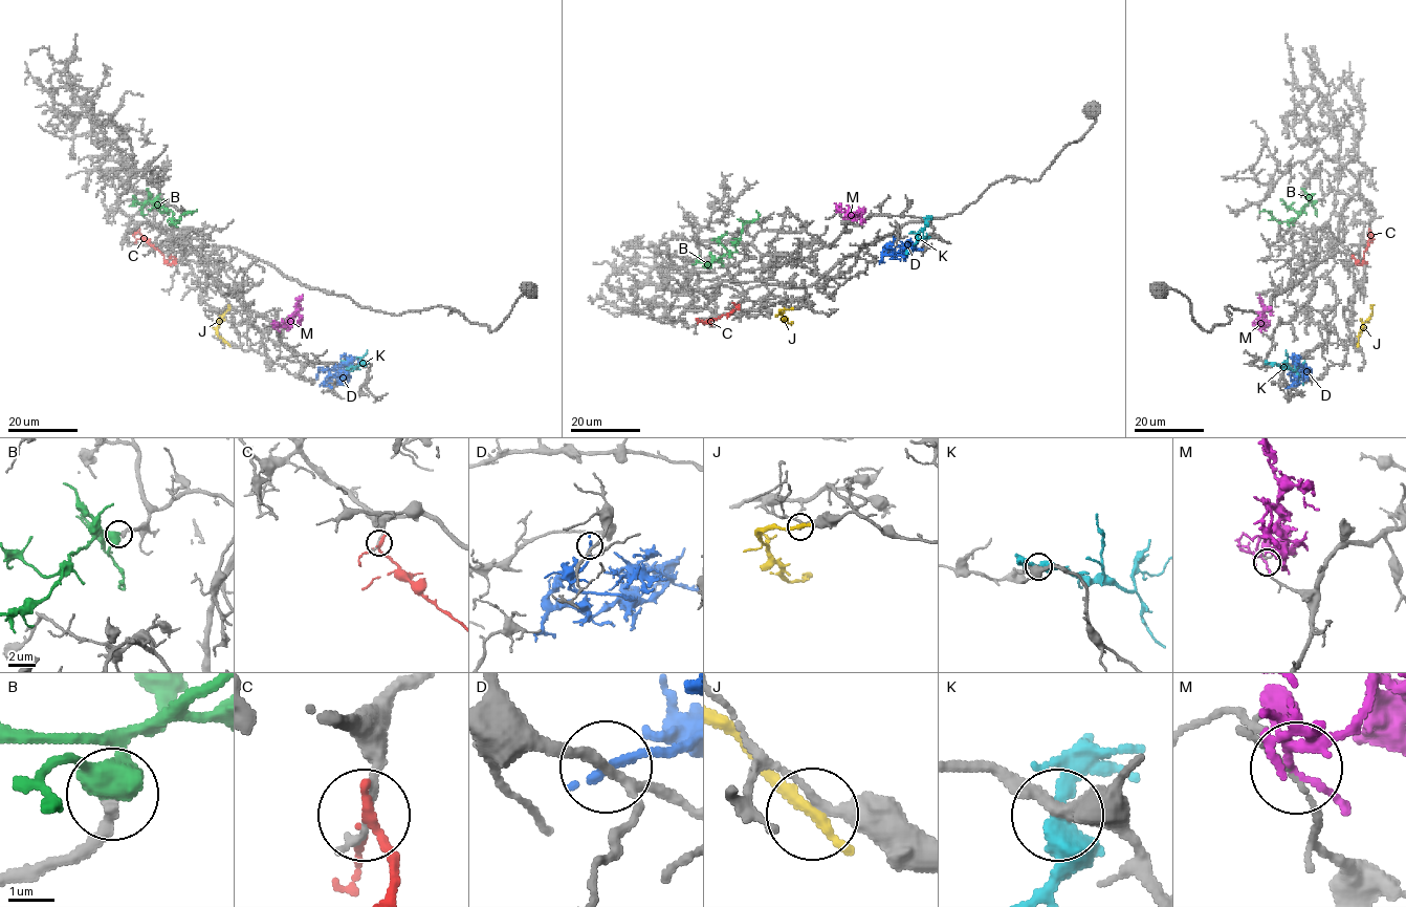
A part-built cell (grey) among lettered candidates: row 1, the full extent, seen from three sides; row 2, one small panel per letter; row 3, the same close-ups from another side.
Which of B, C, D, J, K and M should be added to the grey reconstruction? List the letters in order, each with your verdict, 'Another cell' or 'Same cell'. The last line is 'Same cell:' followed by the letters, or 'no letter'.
B: Same cell
C: Another cell
D: Another cell
J: Another cell
K: Another cell
M: Another cell
Same cell: B

